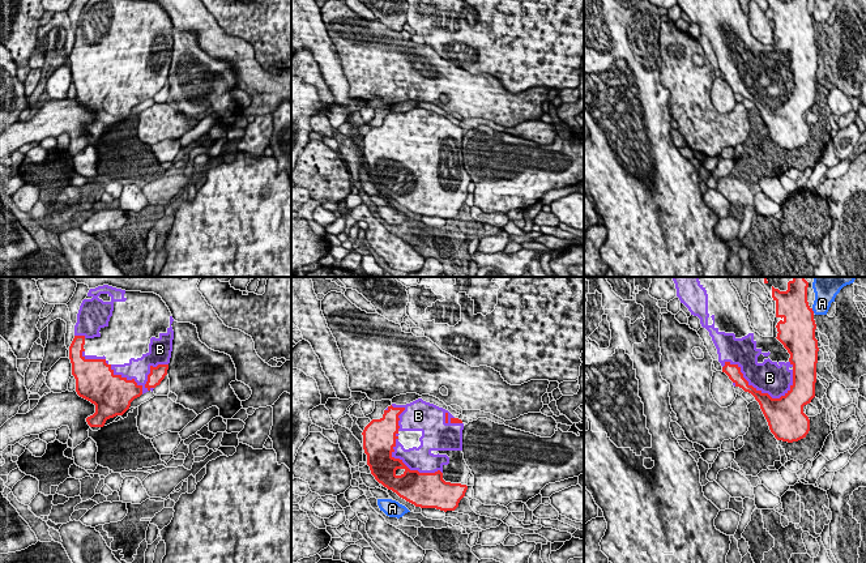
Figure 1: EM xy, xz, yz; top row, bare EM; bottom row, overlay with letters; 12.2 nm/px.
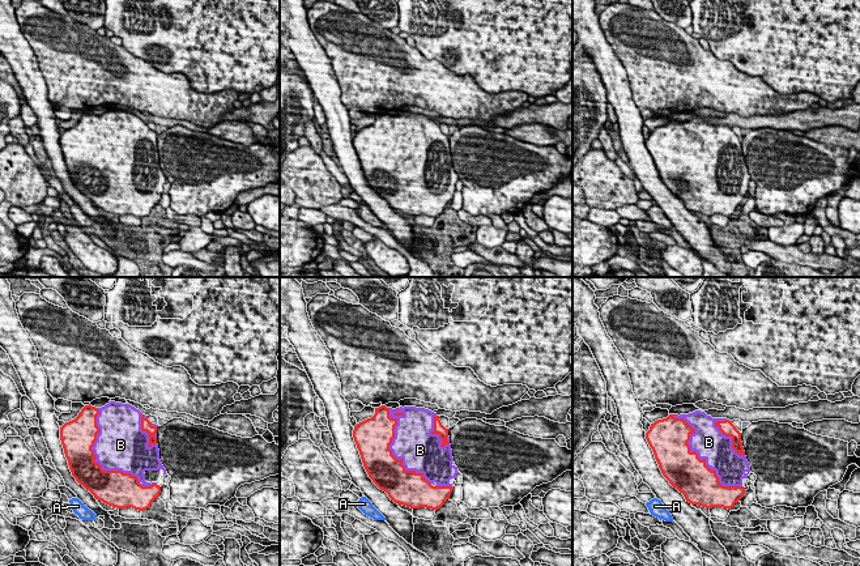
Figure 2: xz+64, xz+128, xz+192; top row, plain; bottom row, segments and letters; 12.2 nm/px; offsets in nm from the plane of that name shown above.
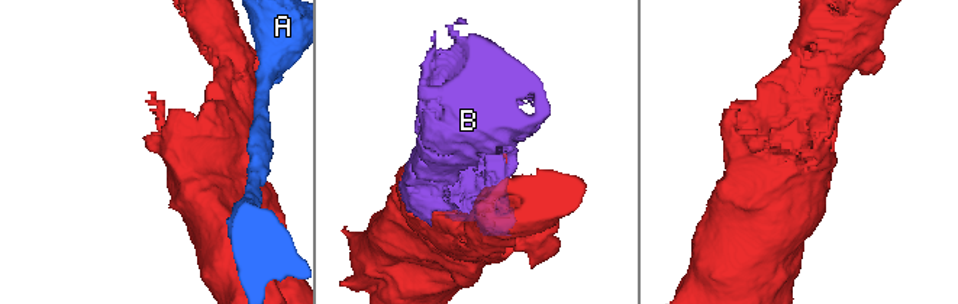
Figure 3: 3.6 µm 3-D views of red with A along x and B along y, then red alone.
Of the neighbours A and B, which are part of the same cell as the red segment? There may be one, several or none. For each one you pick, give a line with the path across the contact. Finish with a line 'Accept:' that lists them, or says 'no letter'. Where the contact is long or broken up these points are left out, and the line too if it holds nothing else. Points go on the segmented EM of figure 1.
Accept: B

